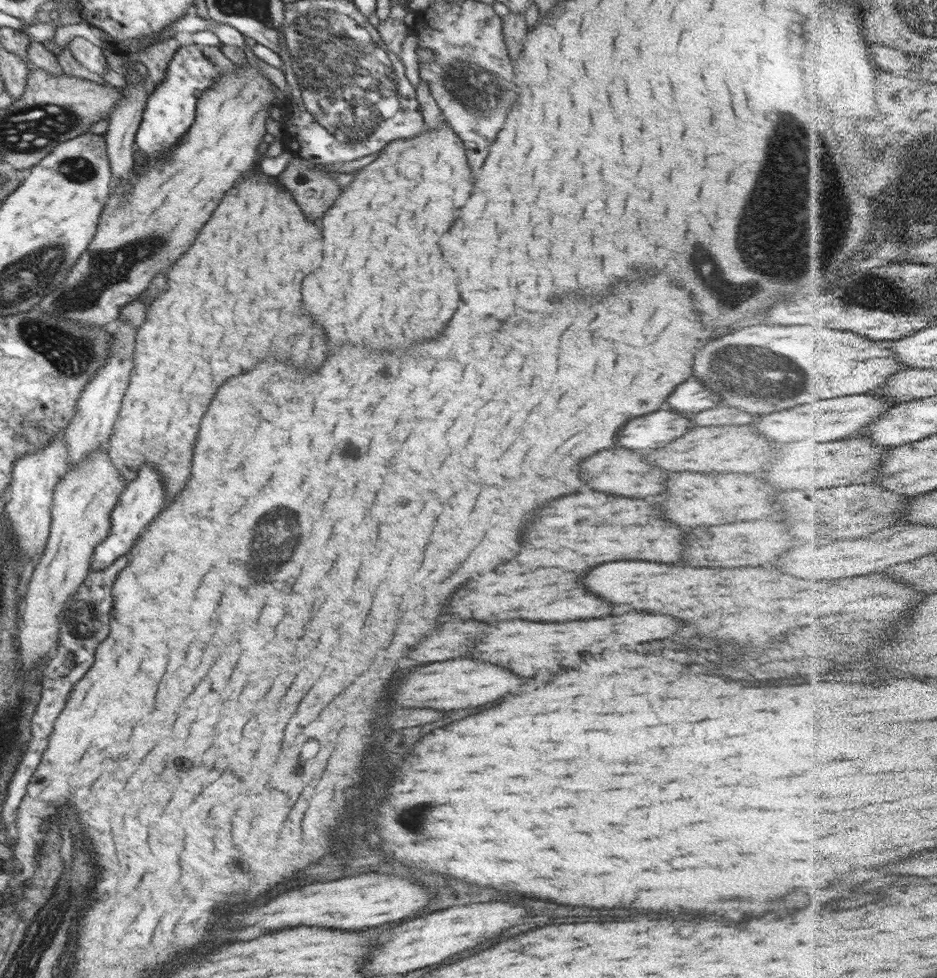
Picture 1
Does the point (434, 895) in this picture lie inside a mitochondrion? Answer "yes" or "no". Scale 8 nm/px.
no

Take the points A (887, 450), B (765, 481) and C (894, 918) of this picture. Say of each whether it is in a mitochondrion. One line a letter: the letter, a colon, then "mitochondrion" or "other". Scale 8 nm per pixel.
A: other
B: other
C: other

